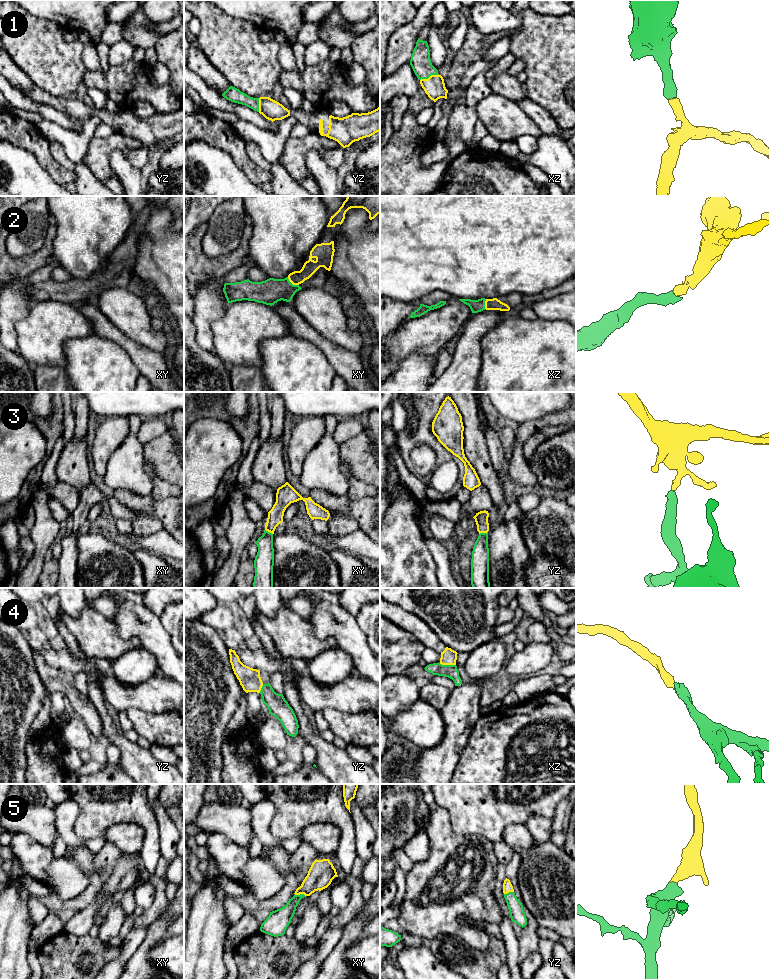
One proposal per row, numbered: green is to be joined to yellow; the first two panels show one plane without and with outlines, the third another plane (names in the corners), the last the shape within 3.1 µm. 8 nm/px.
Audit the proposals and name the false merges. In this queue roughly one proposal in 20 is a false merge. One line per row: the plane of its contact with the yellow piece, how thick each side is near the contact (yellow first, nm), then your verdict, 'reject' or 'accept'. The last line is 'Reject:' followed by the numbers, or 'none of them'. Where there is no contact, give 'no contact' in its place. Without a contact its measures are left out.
1: xz | 170/160 nm | accept
2: xy | 110/200 nm | accept
3: yz | 110/140 nm | accept
4: xz | 130/110 nm | accept
5: xy | 200/150 nm | accept
Reject: none of them

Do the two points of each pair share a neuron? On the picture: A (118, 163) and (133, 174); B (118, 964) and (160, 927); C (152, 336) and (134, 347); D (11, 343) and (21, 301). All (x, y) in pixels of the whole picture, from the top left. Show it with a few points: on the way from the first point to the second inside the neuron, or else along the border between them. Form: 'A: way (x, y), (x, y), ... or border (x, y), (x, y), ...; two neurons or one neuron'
A: way (122, 167), (129, 174); one neuron
B: border (147, 930), (142, 943), (127, 962); two neurons
C: border (120, 330), (135, 341), (161, 354); two neurons
D: way (10, 333), (11, 311); one neuron

